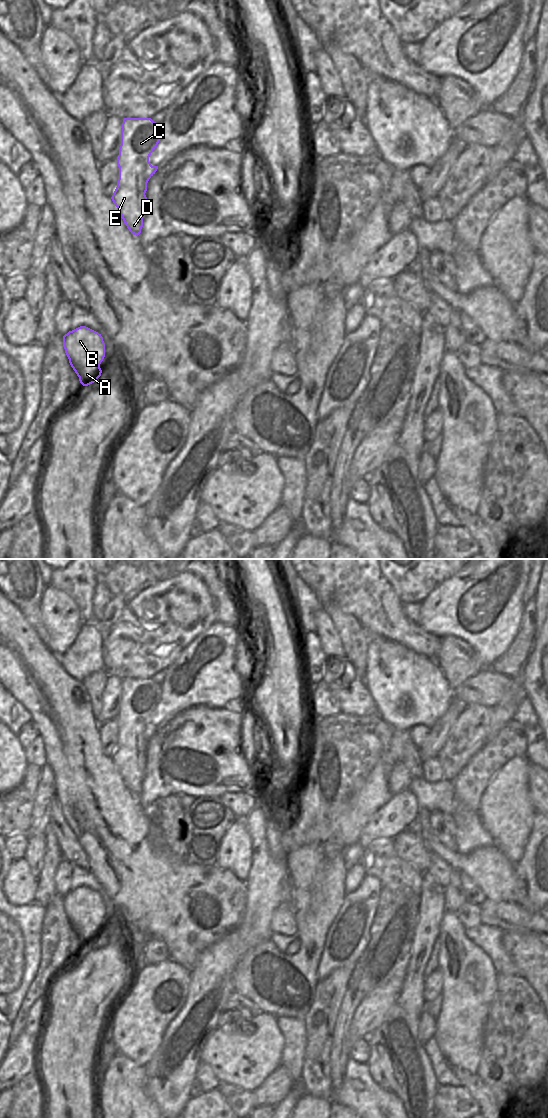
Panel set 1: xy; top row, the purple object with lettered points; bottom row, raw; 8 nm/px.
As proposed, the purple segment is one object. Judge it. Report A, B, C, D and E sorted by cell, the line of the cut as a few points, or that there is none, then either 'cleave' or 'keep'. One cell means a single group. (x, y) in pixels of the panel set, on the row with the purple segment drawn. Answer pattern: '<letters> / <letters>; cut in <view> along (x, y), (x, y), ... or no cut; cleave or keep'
A B / C D E; cut in xy along (149, 162), (131, 173), (131, 188), (138, 191), (144, 210); cleave

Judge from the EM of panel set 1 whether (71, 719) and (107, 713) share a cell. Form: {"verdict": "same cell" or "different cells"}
{"verdict": "different cells"}

